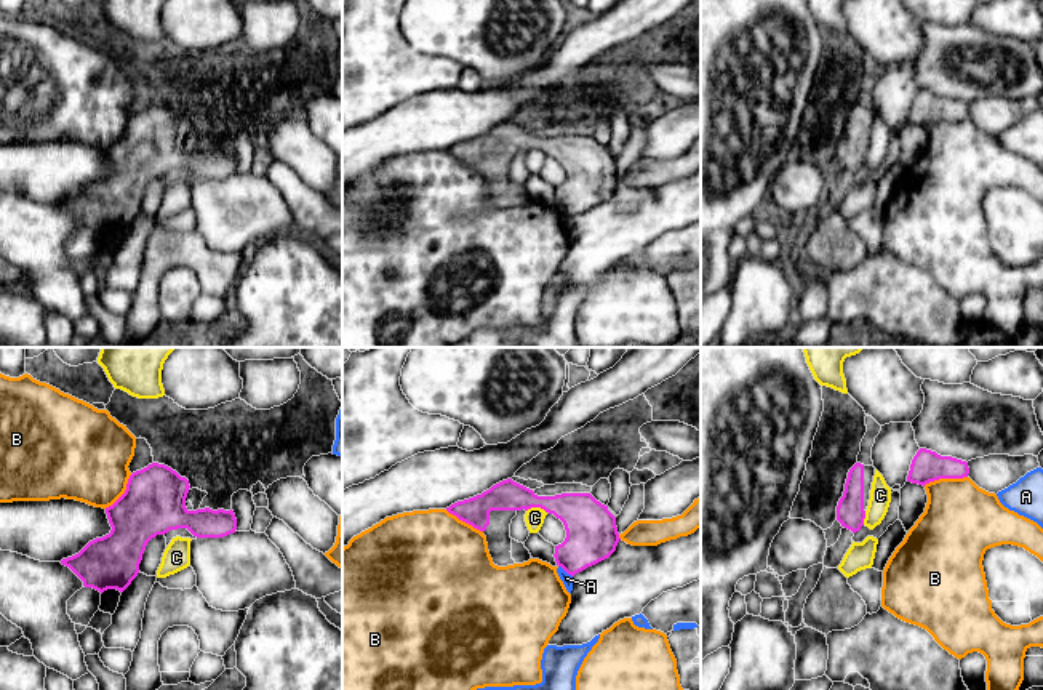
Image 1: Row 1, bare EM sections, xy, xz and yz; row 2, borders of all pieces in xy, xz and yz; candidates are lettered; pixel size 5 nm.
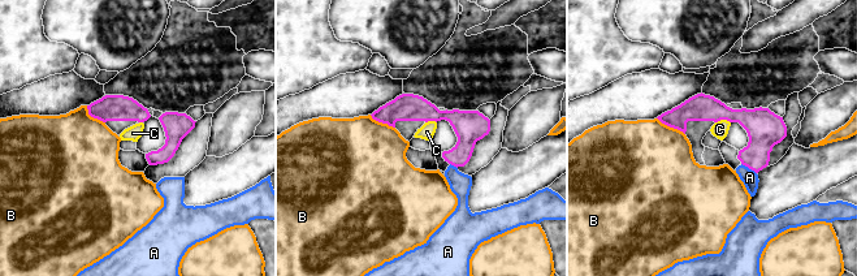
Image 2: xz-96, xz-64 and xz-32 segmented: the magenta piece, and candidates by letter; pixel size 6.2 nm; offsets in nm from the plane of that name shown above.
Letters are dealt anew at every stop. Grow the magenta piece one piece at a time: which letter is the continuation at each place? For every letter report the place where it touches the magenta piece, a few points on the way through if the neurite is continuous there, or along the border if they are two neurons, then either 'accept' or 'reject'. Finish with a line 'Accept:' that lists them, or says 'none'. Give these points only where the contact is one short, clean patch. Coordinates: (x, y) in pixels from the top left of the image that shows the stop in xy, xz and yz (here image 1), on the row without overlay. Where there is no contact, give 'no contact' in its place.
A: xz (565, 212) | reject
B: yz (944, 119) | reject
C: xz (536, 148) | along xz (527, 151), (541, 149), (546, 154) | reject
Accept: none

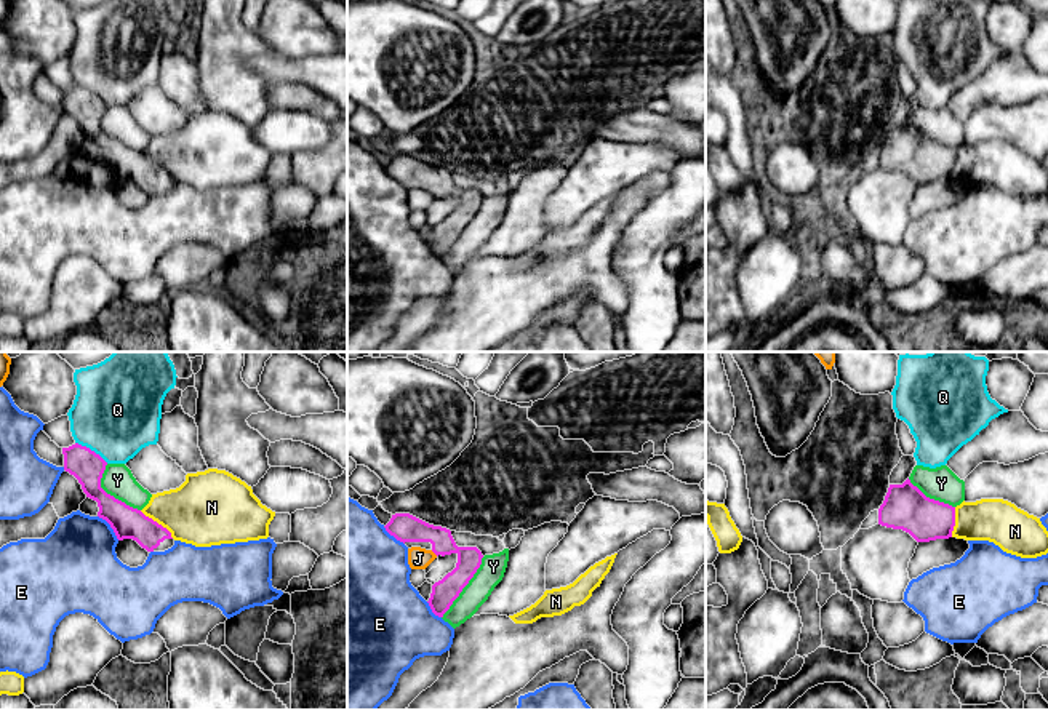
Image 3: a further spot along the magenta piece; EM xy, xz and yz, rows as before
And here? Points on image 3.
E: xy (111, 168) | reject
J: xz (434, 194) | along xz (431, 192), (437, 197) | reject
N: xy (156, 163) | along xy (140, 152), (160, 165), (173, 179) | reject
Q: xy (90, 91) | reject
Y: xy (109, 136) | reject
Accept: none

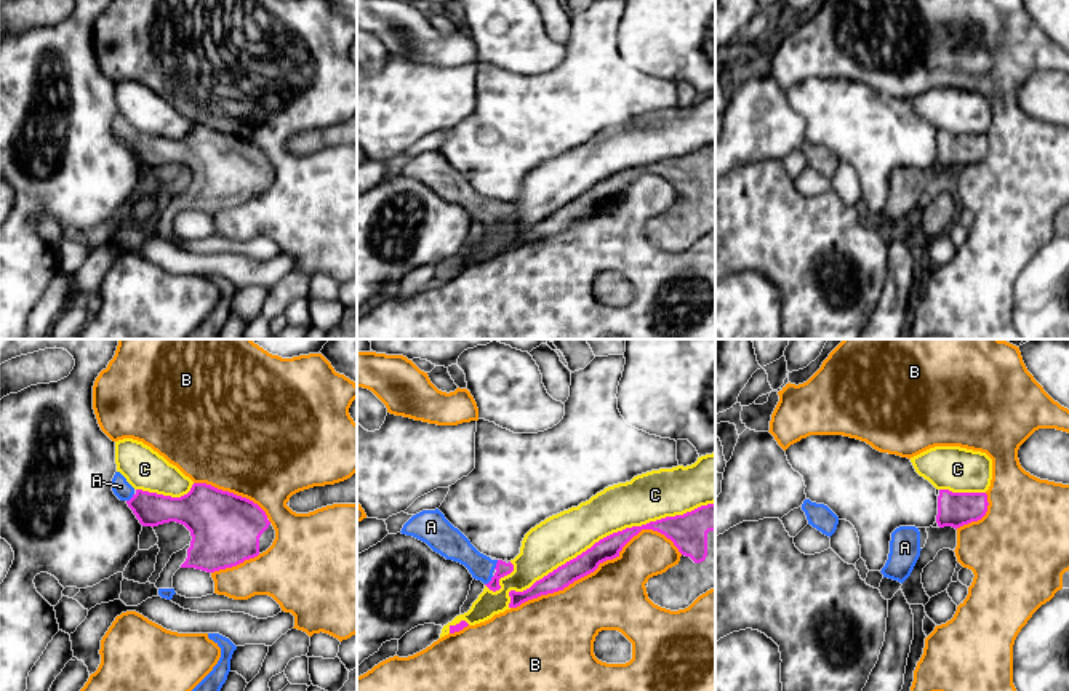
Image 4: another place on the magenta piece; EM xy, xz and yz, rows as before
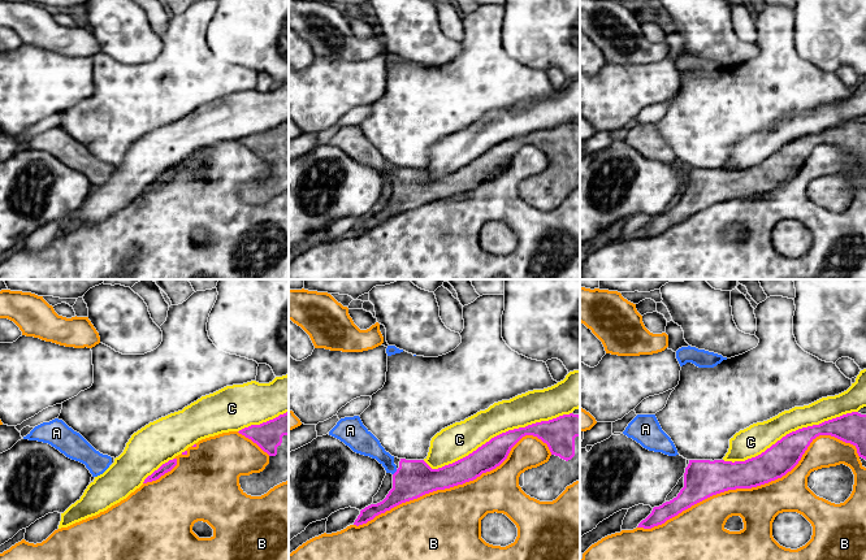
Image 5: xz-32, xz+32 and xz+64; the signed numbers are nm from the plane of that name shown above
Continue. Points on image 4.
A: xz (490, 223) | accept
B: xz (597, 208) | reject
C: xz (604, 179) | reject
Accept: A

